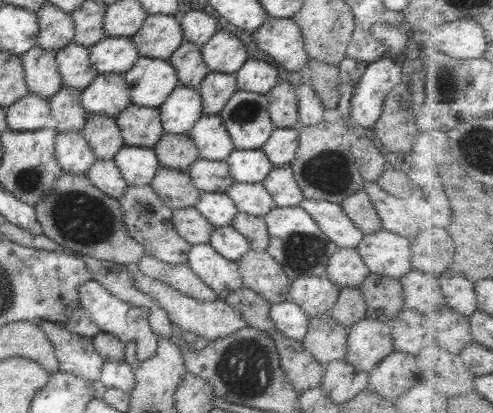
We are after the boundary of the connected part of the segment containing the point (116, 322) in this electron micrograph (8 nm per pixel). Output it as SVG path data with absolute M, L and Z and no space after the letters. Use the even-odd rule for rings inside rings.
M93 279L81 284L78 302L81 304L81 308L89 314L88 318L91 322L97 324L99 330L113 335L117 340L125 344L134 341L136 344L135 358L149 359L150 356L153 356L158 337L150 331L147 323L147 313L145 313L143 307L133 307L118 300Z

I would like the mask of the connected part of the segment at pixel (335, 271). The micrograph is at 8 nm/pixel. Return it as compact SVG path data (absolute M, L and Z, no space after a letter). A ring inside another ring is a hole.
M337 249L325 267L325 277L338 288L358 288L367 276L367 267L356 249Z

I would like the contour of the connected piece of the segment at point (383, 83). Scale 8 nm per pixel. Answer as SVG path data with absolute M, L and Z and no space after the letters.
M395 58L374 60L368 63L349 99L349 118L361 128L369 129L379 118L385 95L402 78L400 63Z

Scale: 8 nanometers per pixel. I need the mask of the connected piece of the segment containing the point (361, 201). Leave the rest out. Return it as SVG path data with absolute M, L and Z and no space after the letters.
M357 191L355 194L347 196L338 205L363 235L382 229L379 217L377 217L377 213L365 191Z

